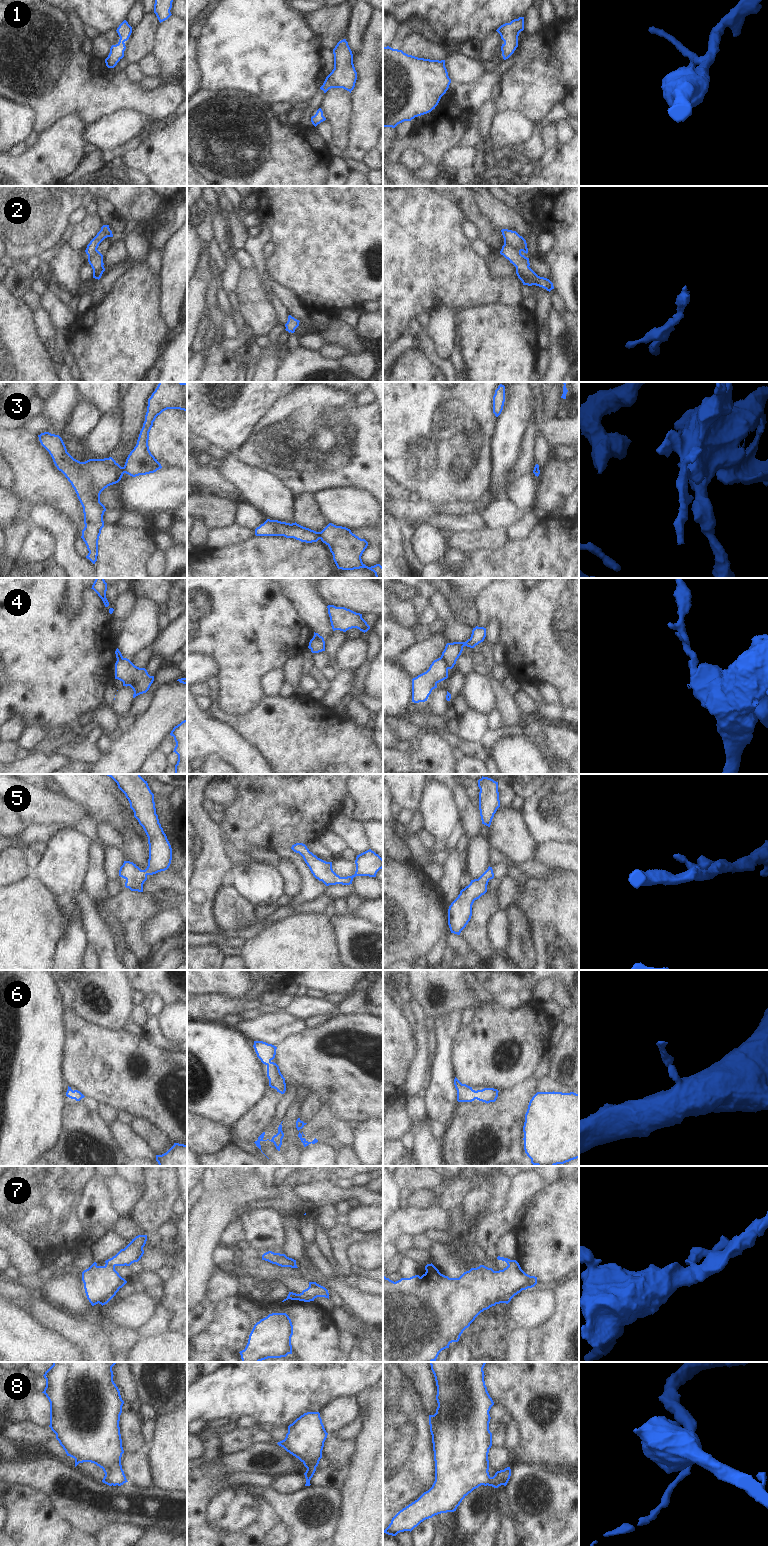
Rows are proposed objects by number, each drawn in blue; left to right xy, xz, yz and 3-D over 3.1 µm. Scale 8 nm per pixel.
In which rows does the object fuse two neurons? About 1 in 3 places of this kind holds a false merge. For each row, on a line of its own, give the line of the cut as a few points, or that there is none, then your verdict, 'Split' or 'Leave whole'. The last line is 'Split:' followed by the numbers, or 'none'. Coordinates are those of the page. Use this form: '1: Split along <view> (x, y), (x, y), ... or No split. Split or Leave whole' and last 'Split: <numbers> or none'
1: No split. Leave whole
2: No split. Leave whole
3: Split along xz (319, 532), (320, 538). Split
4: Split along yz (440, 657), (448, 668). Split
5: No split. Leave whole
6: No split. Leave whole
7: Split along xz (302, 1291), (306, 1291), (313, 1300). Split
8: No split. Leave whole
Split: 3, 4, 7.

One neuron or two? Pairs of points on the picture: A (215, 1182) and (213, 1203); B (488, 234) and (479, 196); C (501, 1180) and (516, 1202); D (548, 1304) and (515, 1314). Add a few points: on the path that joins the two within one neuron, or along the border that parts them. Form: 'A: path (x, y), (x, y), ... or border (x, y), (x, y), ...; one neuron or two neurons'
A: border (237, 1188), (230, 1187), (222, 1191), (204, 1192); two neurons
B: border (473, 196), (479, 211), (500, 230); two neurons
C: border (511, 1178), (503, 1204), (497, 1210); two neurons
D: path (540, 1305), (523, 1310); one neuron

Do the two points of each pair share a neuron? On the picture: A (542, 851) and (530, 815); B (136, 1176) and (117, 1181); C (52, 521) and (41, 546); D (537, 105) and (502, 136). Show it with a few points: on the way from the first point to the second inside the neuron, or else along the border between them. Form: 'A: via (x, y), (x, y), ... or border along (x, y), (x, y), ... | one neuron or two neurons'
A: border along (563, 842), (549, 841), (538, 845) | two neurons
B: border along (119, 1176), (133, 1183), (145, 1185) | two neurons
C: border along (35, 524), (44, 527), (55, 537), (55, 553) | two neurons
D: border along (502, 111), (516, 110), (523, 113), (535, 124) | two neurons

